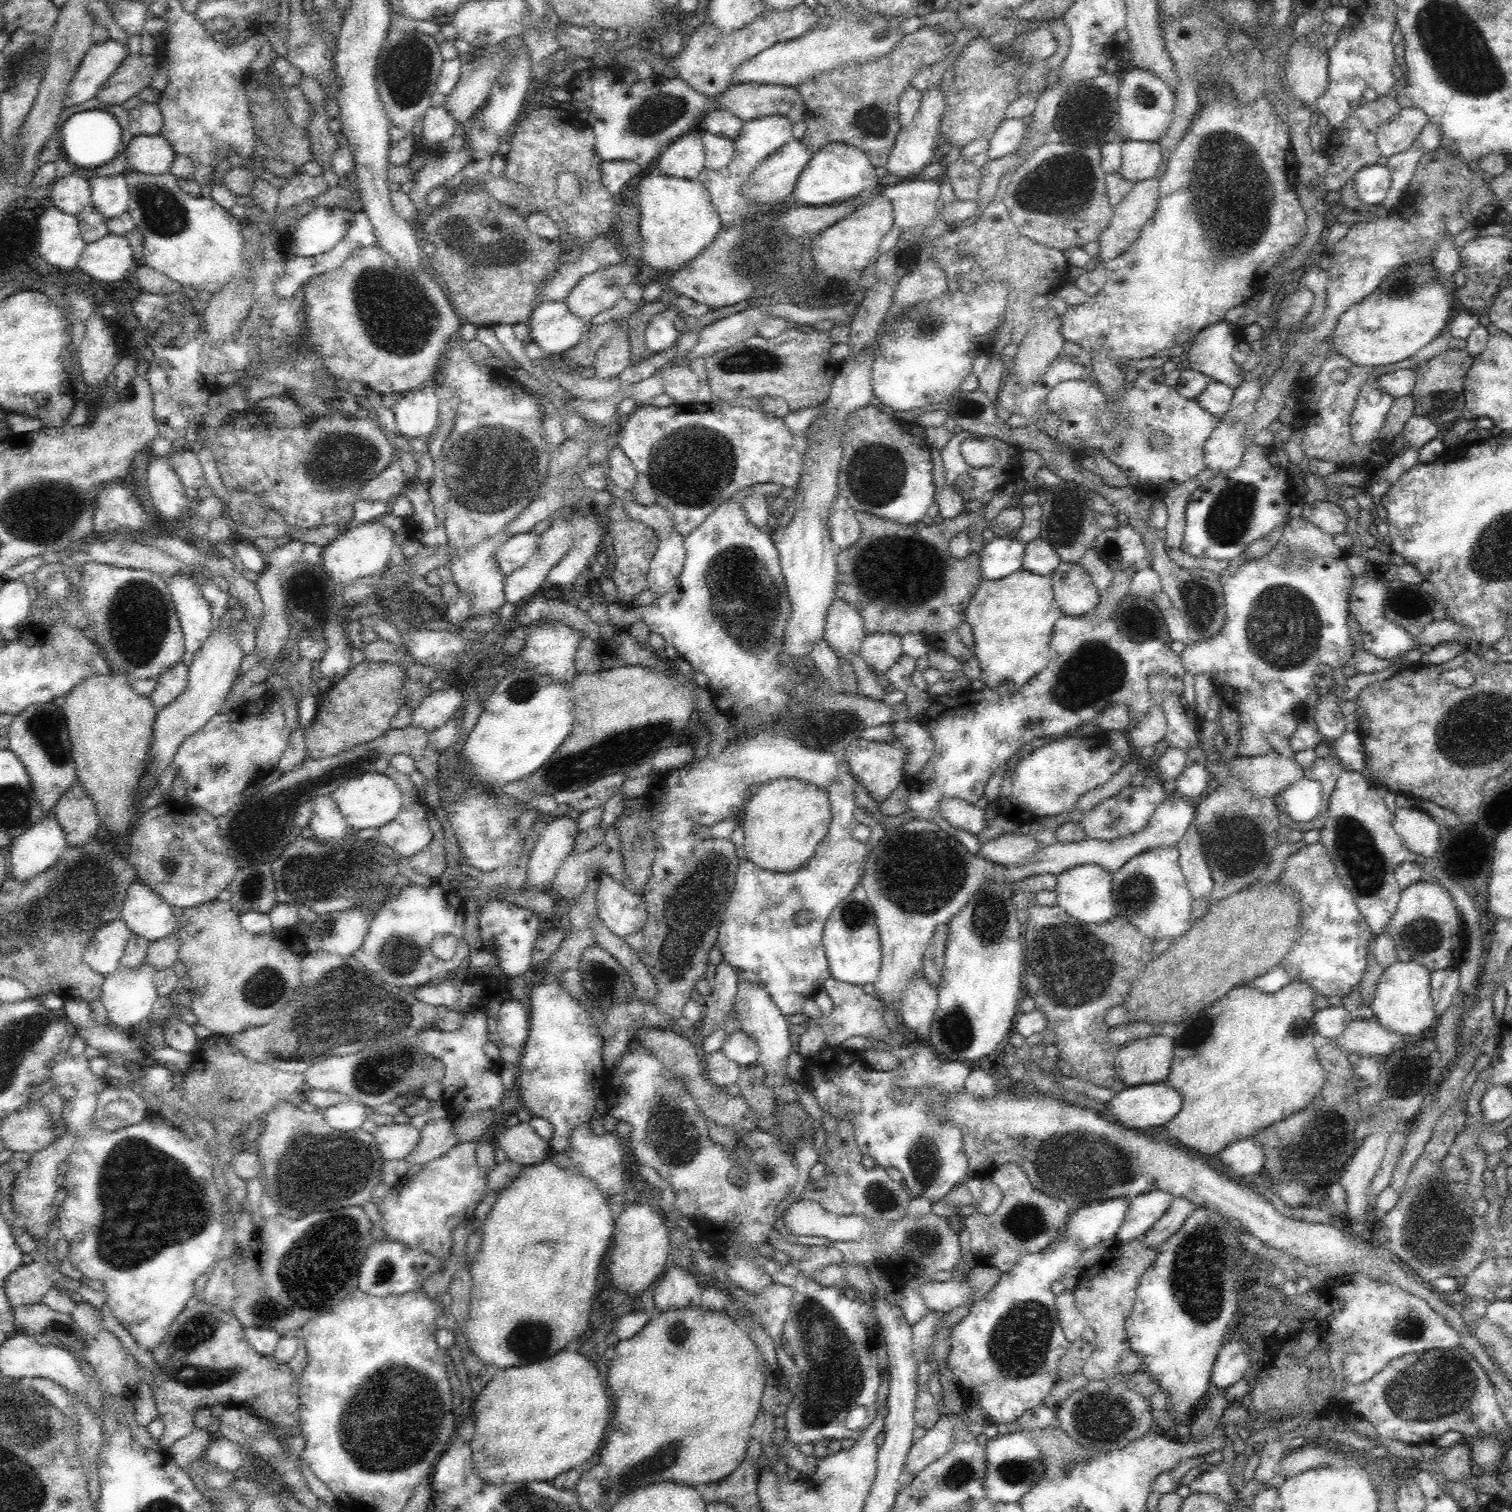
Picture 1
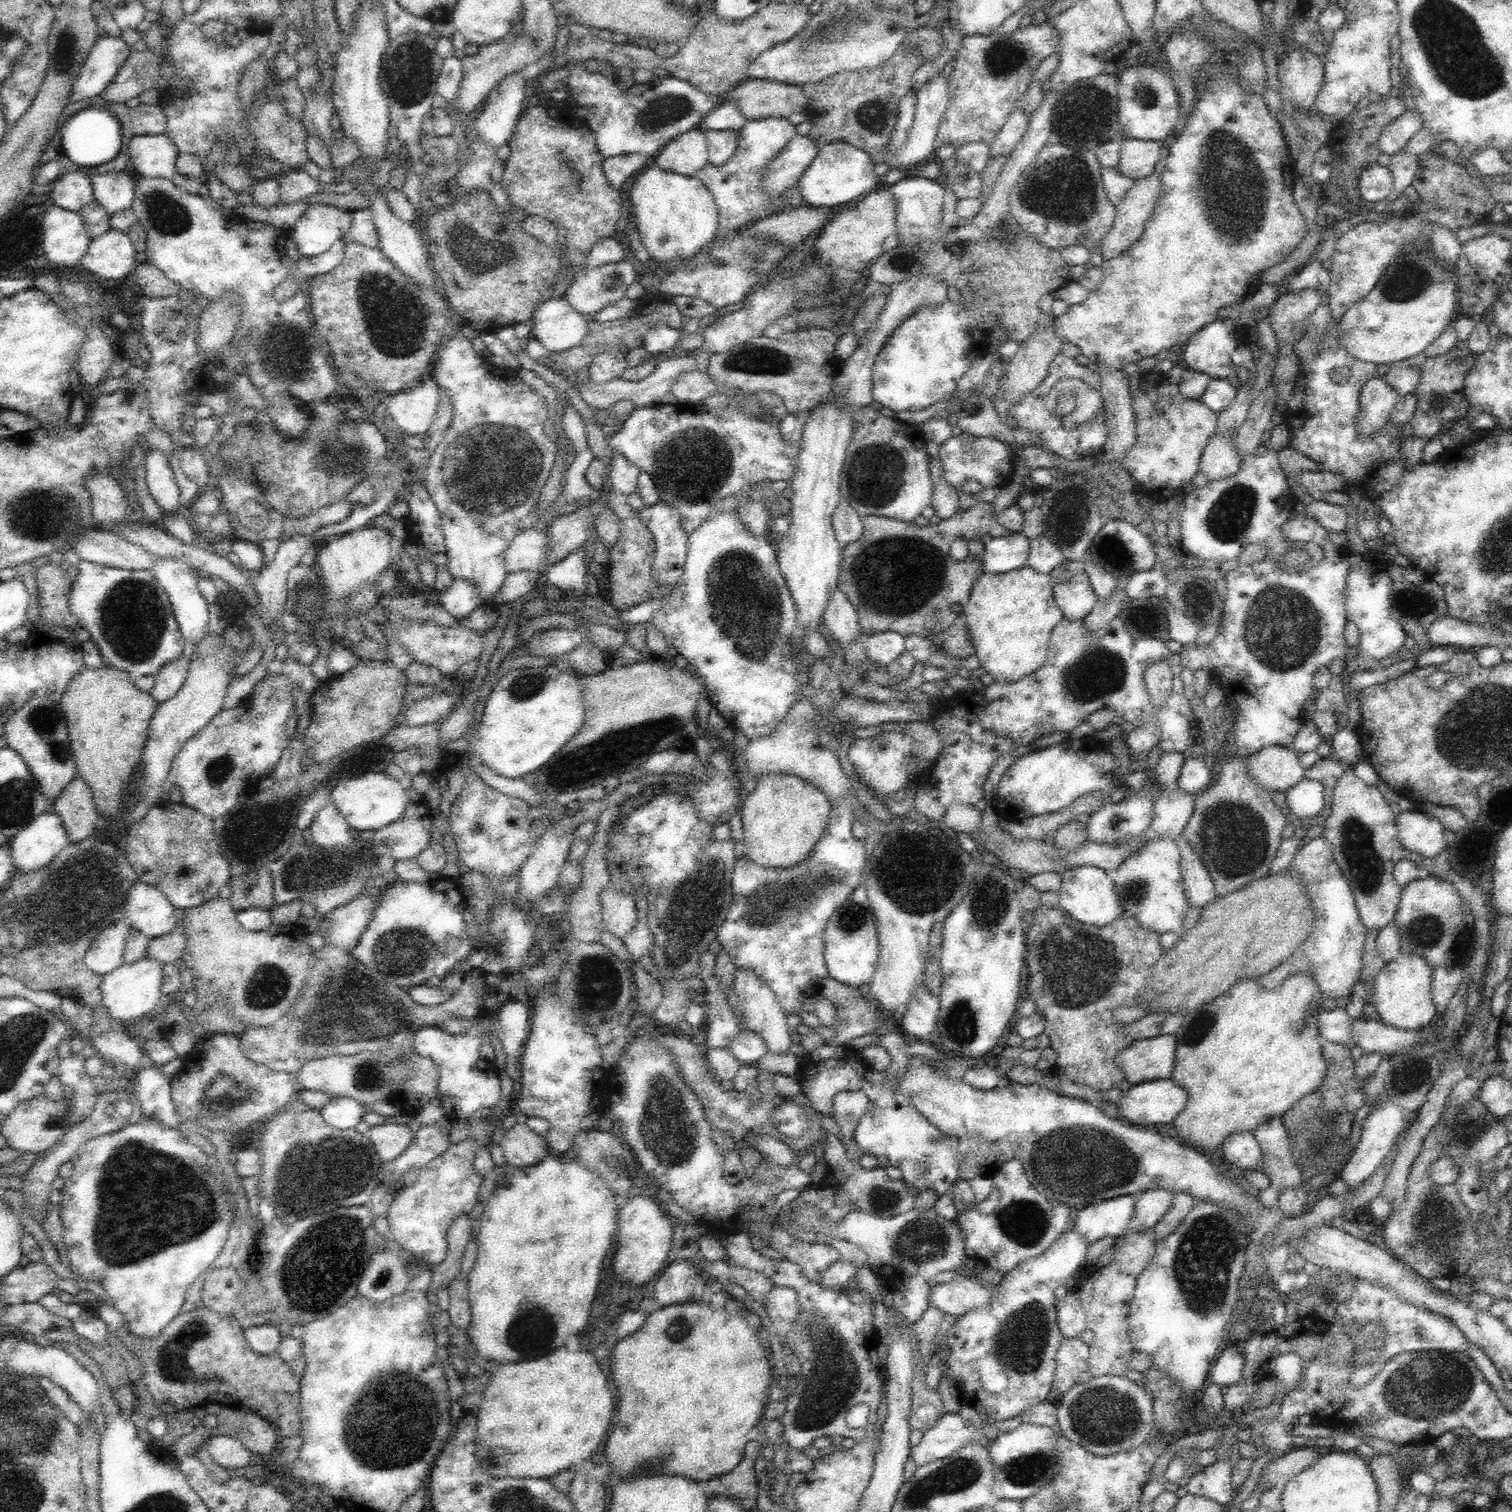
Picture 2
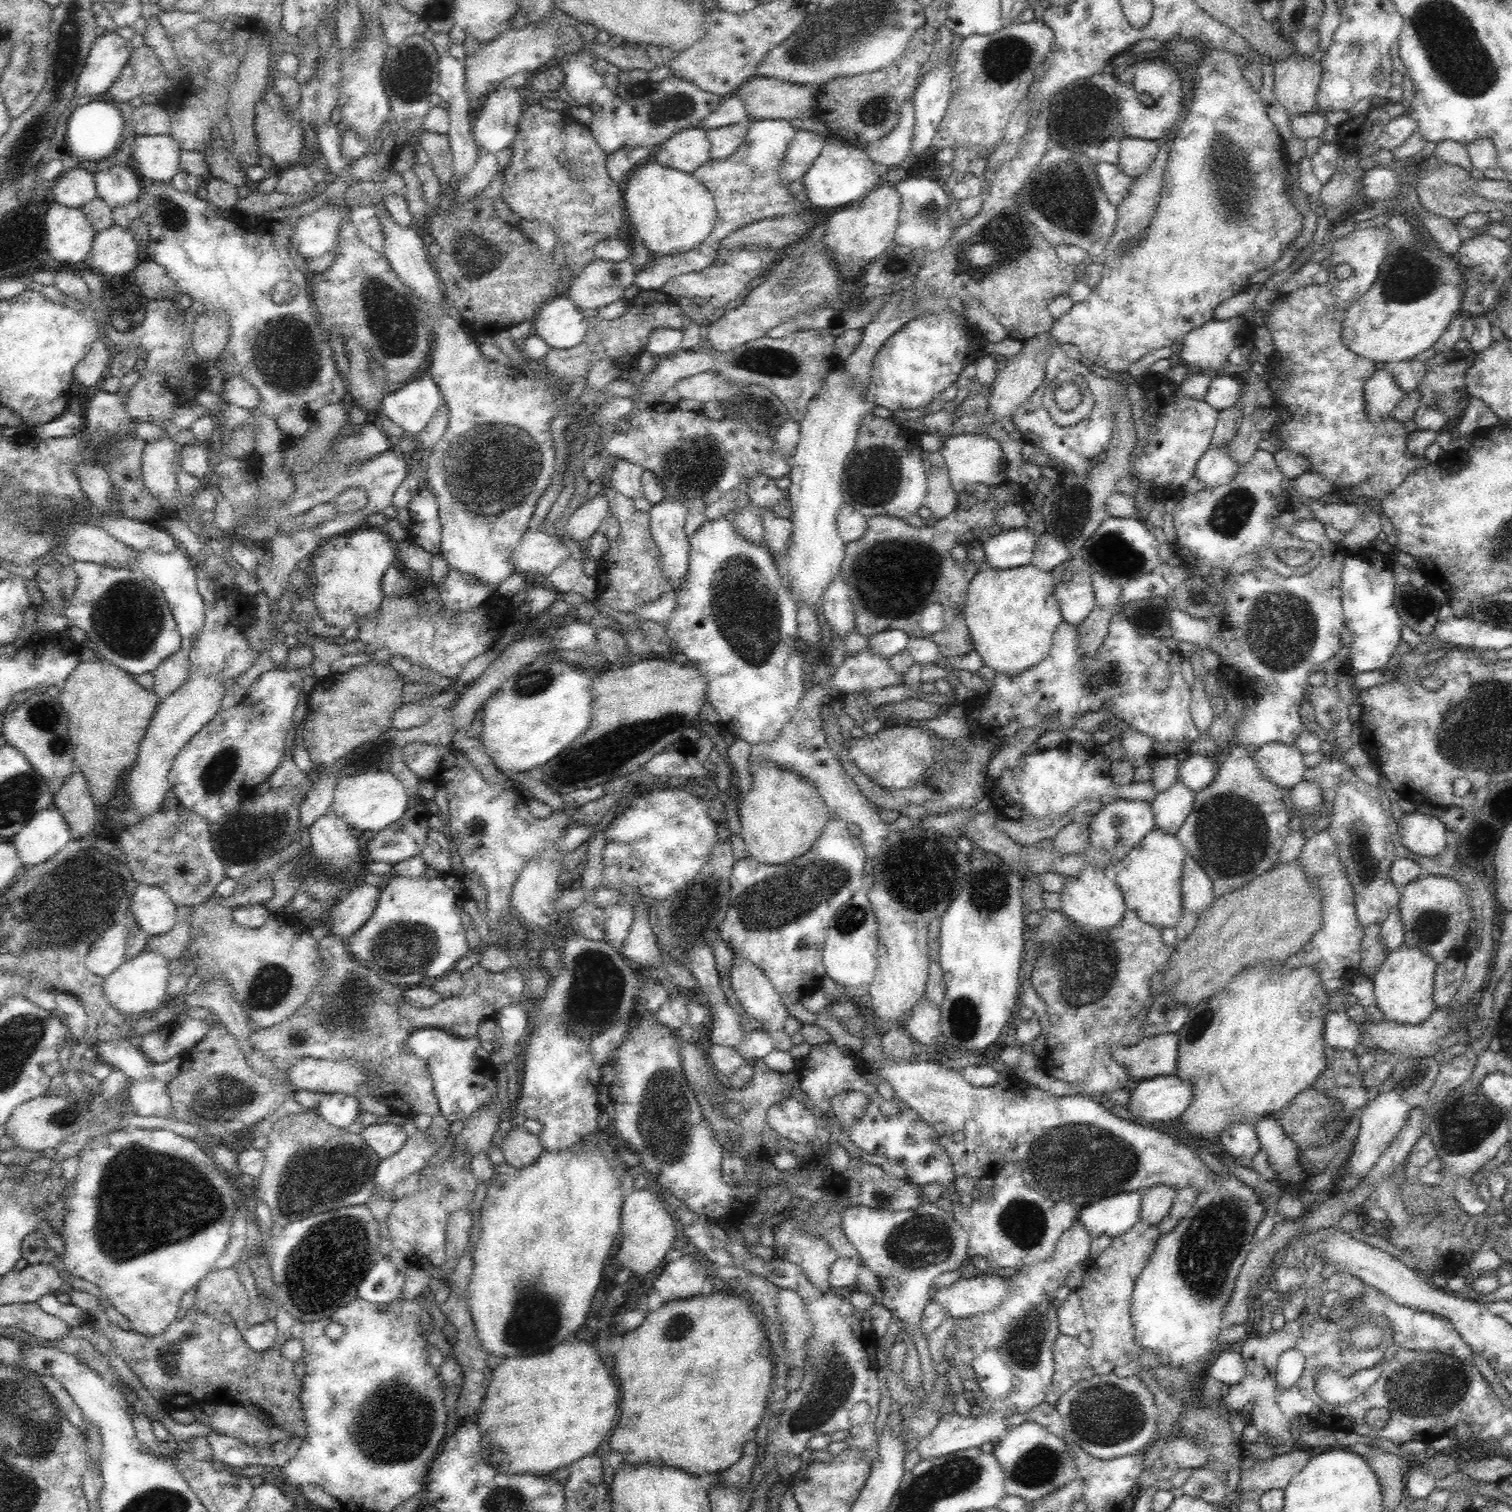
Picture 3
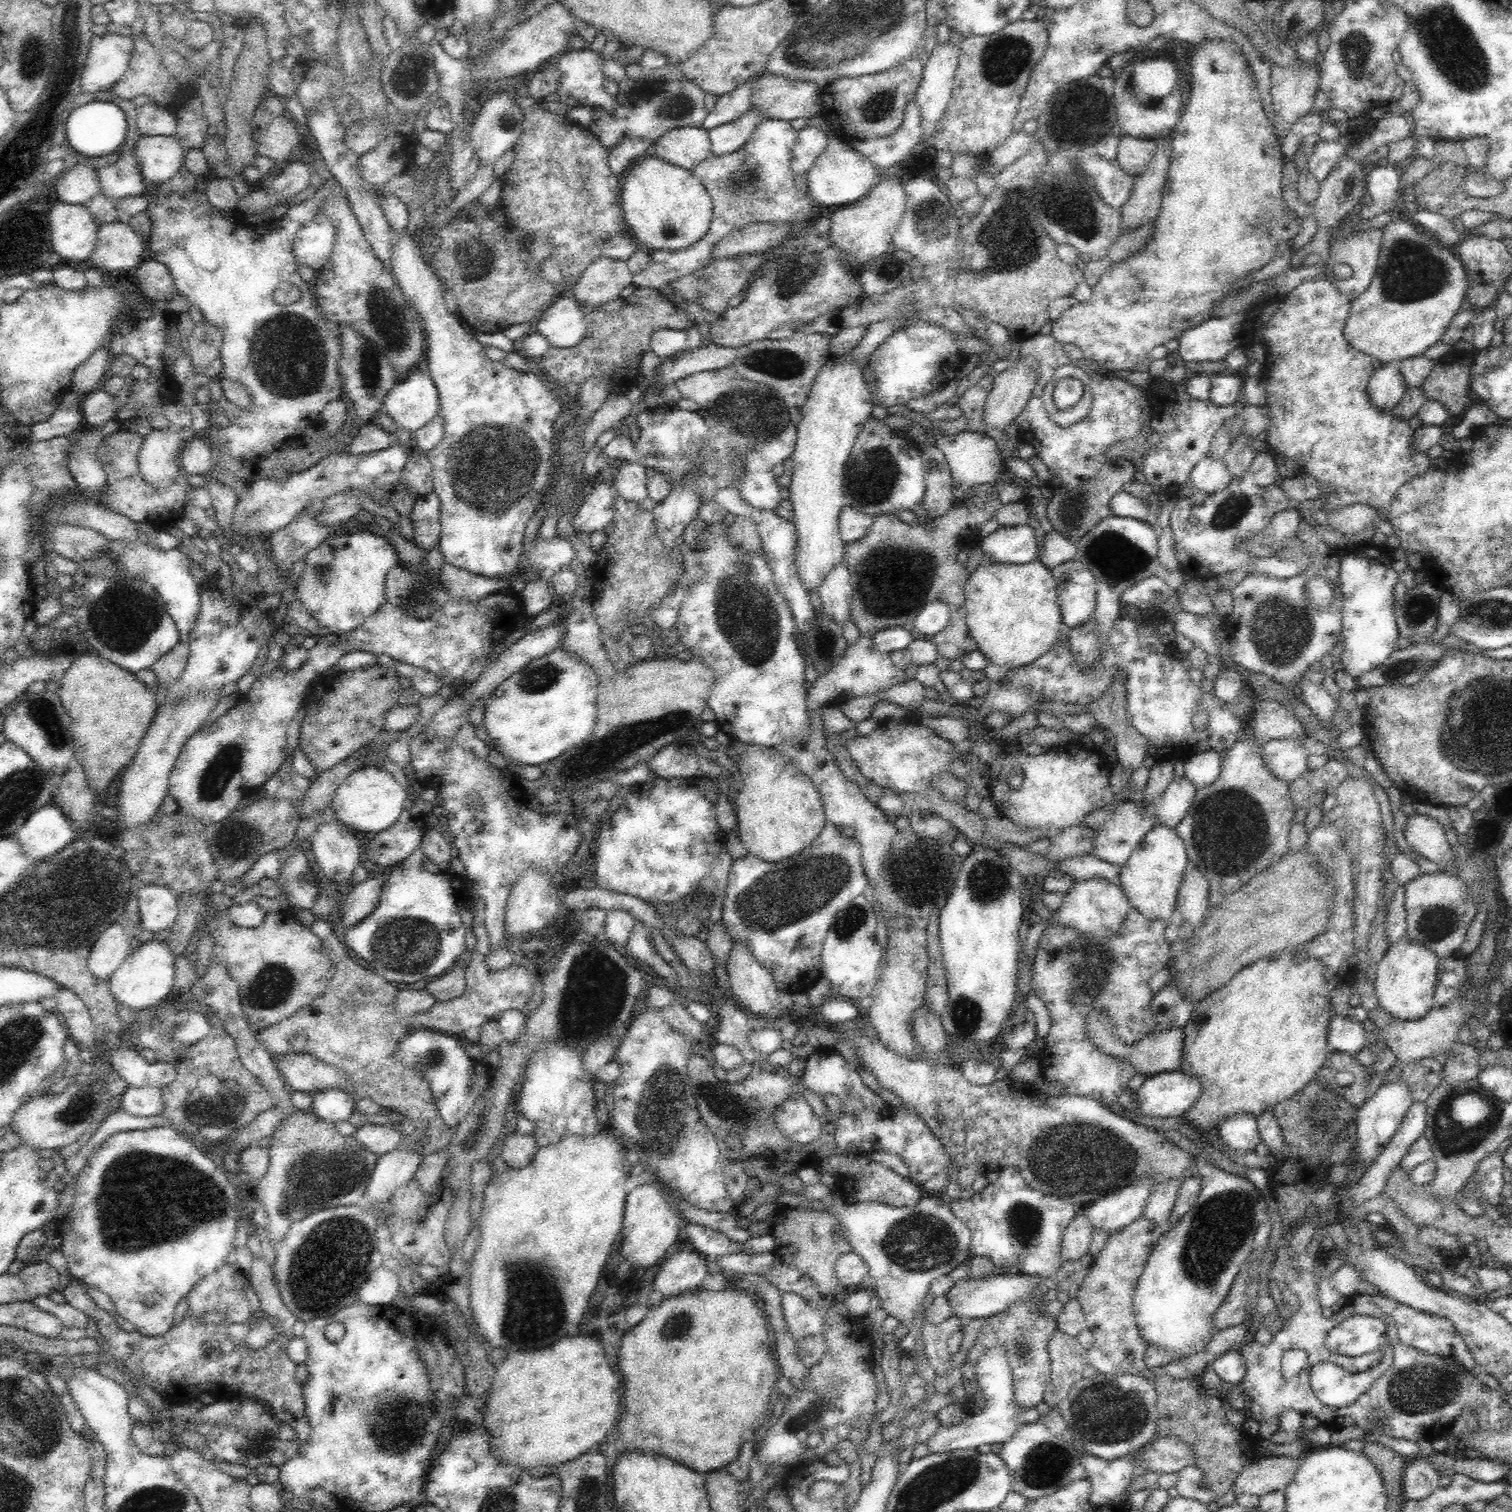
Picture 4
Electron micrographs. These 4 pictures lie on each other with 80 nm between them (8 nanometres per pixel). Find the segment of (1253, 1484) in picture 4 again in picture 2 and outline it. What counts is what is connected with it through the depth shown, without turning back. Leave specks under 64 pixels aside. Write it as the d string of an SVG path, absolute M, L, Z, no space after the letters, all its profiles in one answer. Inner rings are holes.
M1290 1448L1283 1456L1274 1458L1267 1466L1266 1474L1261 1475L1264 1485L1269 1487L1282 1487L1294 1476L1310 1468L1323 1454L1314 1448Z

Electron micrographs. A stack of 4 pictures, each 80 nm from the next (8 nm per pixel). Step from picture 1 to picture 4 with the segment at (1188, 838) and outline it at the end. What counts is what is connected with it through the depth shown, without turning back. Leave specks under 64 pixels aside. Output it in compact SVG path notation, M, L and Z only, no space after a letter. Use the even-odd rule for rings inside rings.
M1188 861L1186 870L1184 870L1183 881L1177 894L1175 921L1181 922L1181 920L1185 920L1186 922L1191 922L1194 927L1199 926L1209 908L1209 896L1208 877Z

